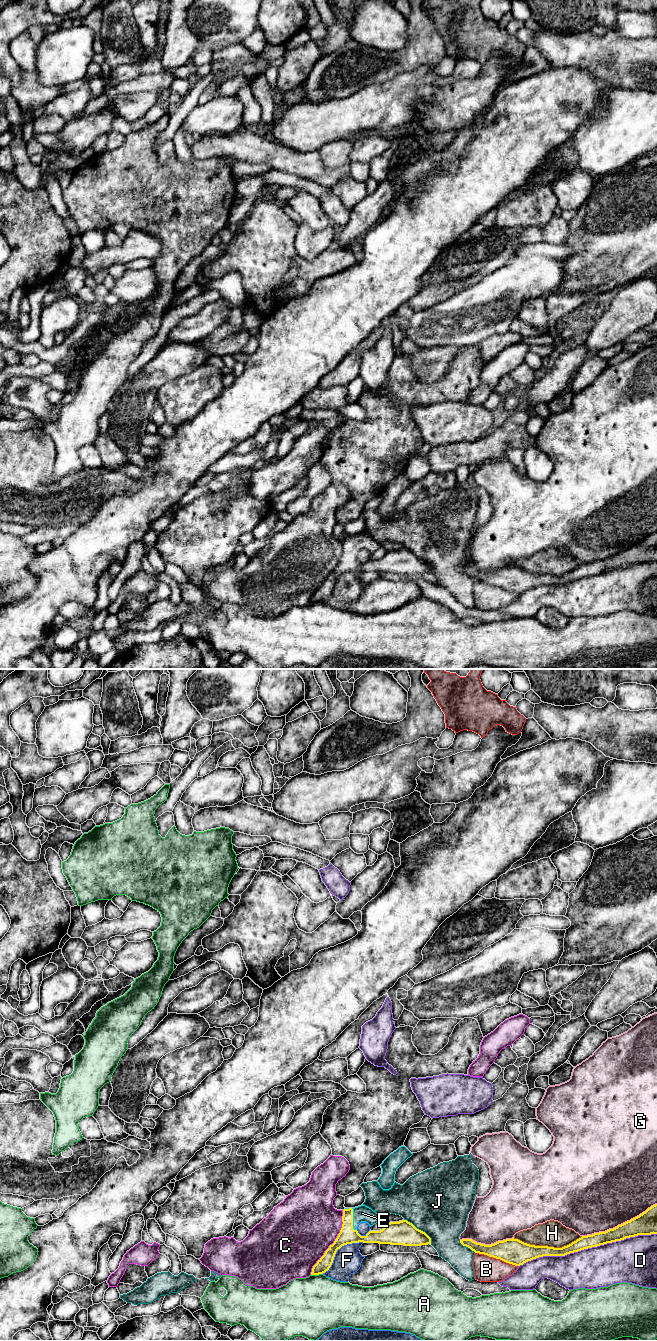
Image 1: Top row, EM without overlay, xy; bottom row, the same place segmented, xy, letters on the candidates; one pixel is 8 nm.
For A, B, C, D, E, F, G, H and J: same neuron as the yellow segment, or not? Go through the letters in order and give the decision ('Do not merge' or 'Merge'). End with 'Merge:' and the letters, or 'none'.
A: Do not merge
B: Do not merge
C: Do not merge
D: Do not merge
E: Merge
F: Do not merge
G: Do not merge
H: Do not merge
J: Do not merge
Merge: E

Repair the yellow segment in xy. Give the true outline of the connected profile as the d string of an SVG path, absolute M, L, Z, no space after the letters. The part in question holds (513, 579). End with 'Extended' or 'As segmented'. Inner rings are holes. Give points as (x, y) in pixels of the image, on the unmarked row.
M657 532L651 534L639 544L613 557L582 564L562 576L530 573L514 566L498 569L491 573L477 571L472 567L462 567L460 571L475 581L484 582L506 591L520 594L543 584L565 584L626 566L651 562L657 562Z. As segmented

